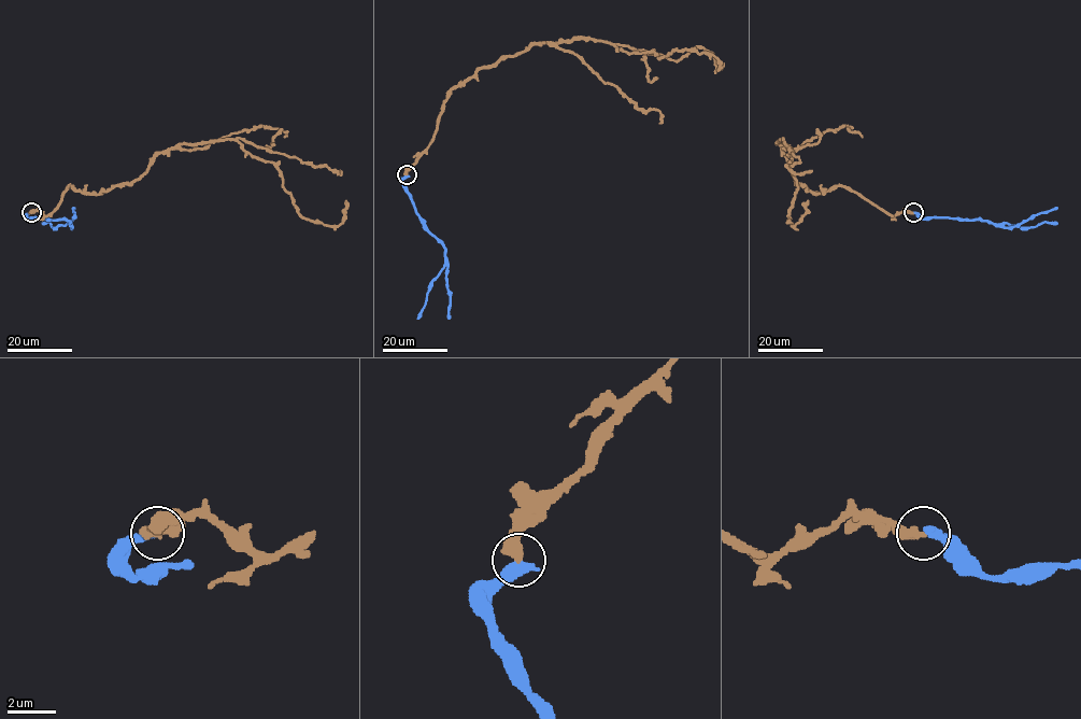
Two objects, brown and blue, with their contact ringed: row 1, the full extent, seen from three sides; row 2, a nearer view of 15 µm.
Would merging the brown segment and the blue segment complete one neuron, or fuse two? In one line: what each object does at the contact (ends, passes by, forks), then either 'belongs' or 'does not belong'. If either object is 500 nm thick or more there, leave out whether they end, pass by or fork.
does not belong

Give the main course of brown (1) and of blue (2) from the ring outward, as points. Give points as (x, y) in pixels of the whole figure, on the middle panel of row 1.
1: (406, 175), (452, 89), (534, 44), (589, 38), (659, 59), (708, 52), (721, 69)
2: (406, 175), (402, 187), (421, 223), (441, 242), (446, 256), (446, 265), (432, 281), (417, 319)

